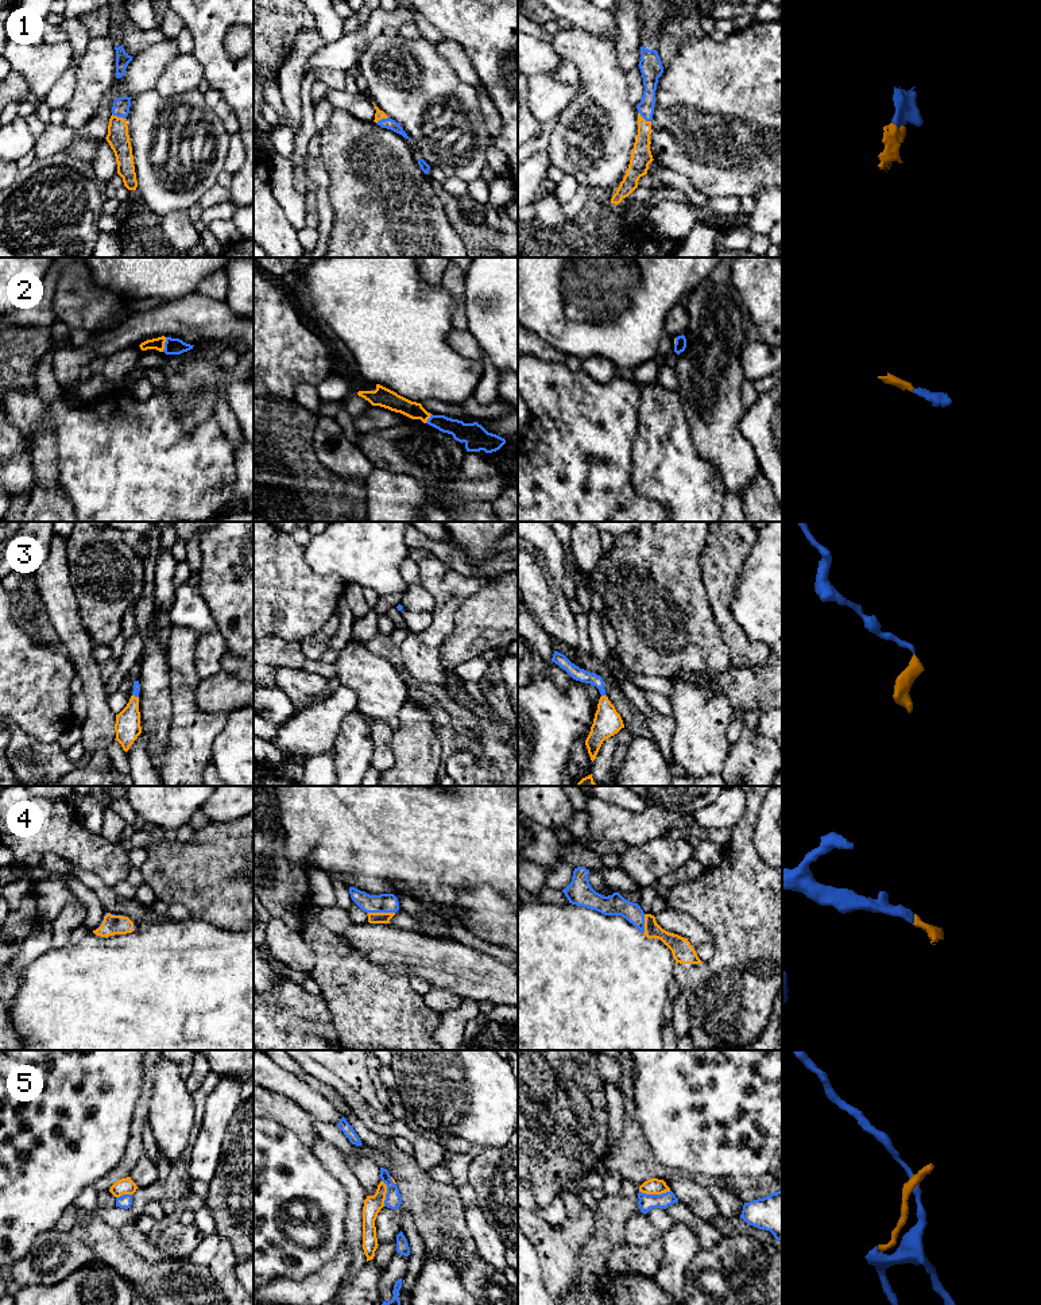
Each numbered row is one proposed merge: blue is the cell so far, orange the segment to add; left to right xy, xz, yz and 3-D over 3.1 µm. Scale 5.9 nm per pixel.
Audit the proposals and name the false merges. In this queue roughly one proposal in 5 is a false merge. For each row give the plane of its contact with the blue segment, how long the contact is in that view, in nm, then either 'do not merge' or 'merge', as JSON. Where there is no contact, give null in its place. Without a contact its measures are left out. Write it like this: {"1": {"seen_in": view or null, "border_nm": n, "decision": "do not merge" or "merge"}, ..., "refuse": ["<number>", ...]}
{"1": {"seen_in": "yz", "border_nm": 100, "decision": "merge"}, "2": {"seen_in": "xy", "border_nm": 90, "decision": "merge"}, "3": {"seen_in": "yz", "border_nm": 40, "decision": "merge"}, "4": {"seen_in": "xz", "border_nm": 170, "decision": "merge"}, "5": {"seen_in": "yz", "border_nm": 190, "decision": "merge"}, "refuse": []}

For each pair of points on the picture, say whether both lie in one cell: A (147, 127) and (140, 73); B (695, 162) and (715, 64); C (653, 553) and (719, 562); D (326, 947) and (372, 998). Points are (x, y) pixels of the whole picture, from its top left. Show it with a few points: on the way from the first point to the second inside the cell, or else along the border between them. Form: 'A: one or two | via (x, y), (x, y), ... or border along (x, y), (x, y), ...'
A: two | border along (154, 88), (132, 97)
B: one | via (715, 138), (715, 88)
C: two | border along (708, 535), (700, 558), (700, 573), (705, 591)
D: one | via (336, 959), (360, 986)

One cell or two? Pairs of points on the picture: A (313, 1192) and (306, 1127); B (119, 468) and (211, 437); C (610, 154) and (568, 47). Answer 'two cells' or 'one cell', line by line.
A: two cells
B: one cell
C: one cell

